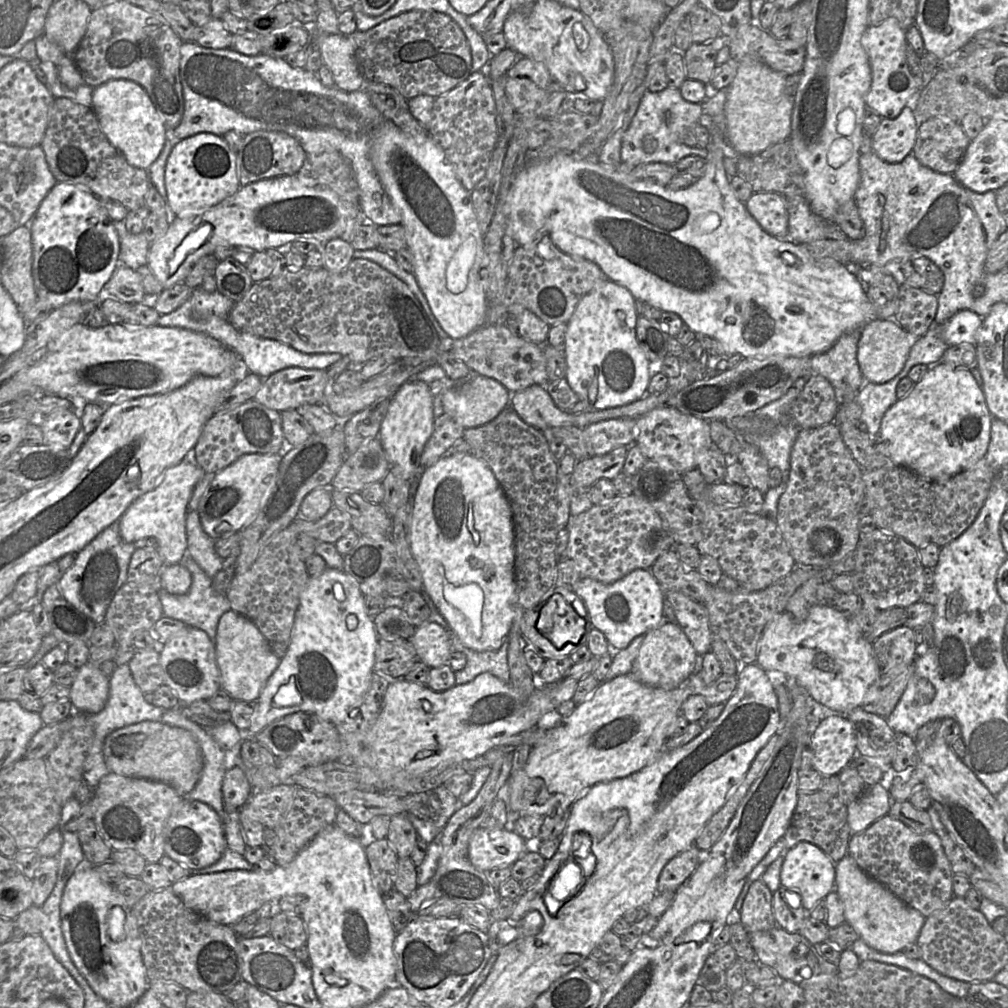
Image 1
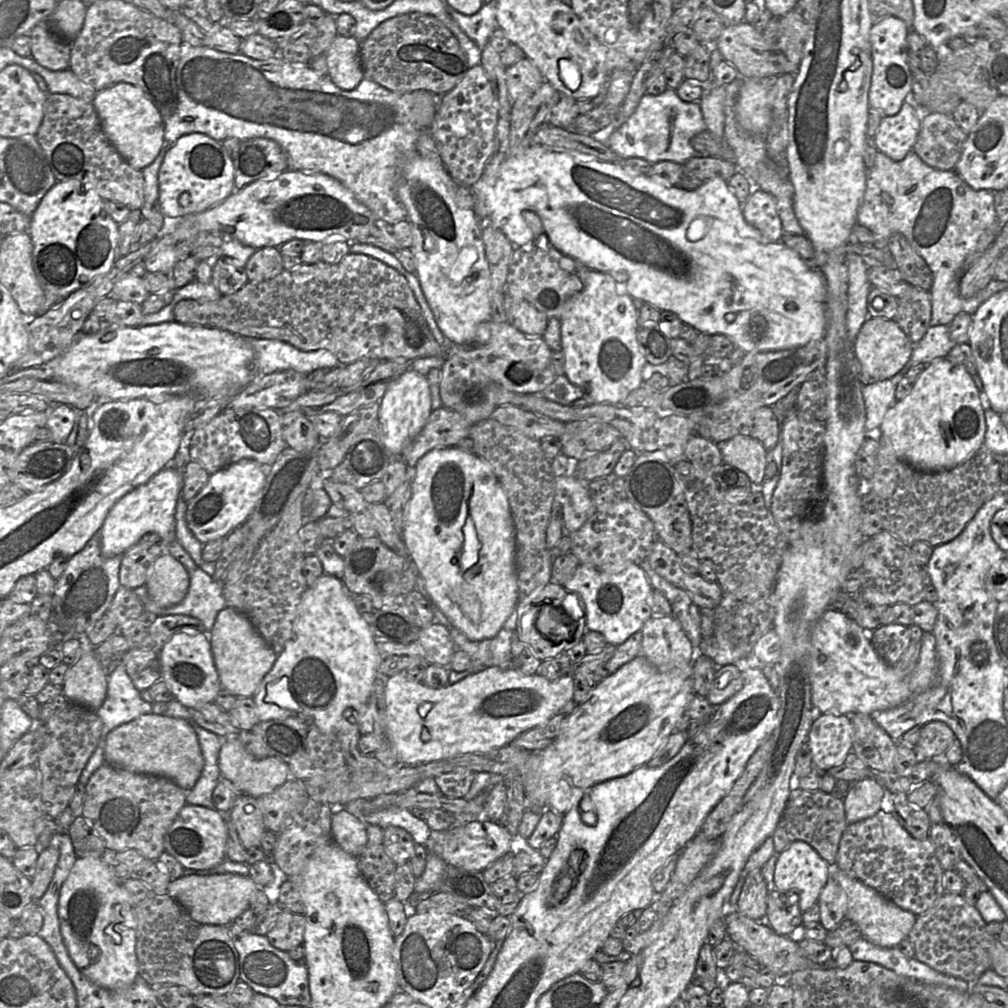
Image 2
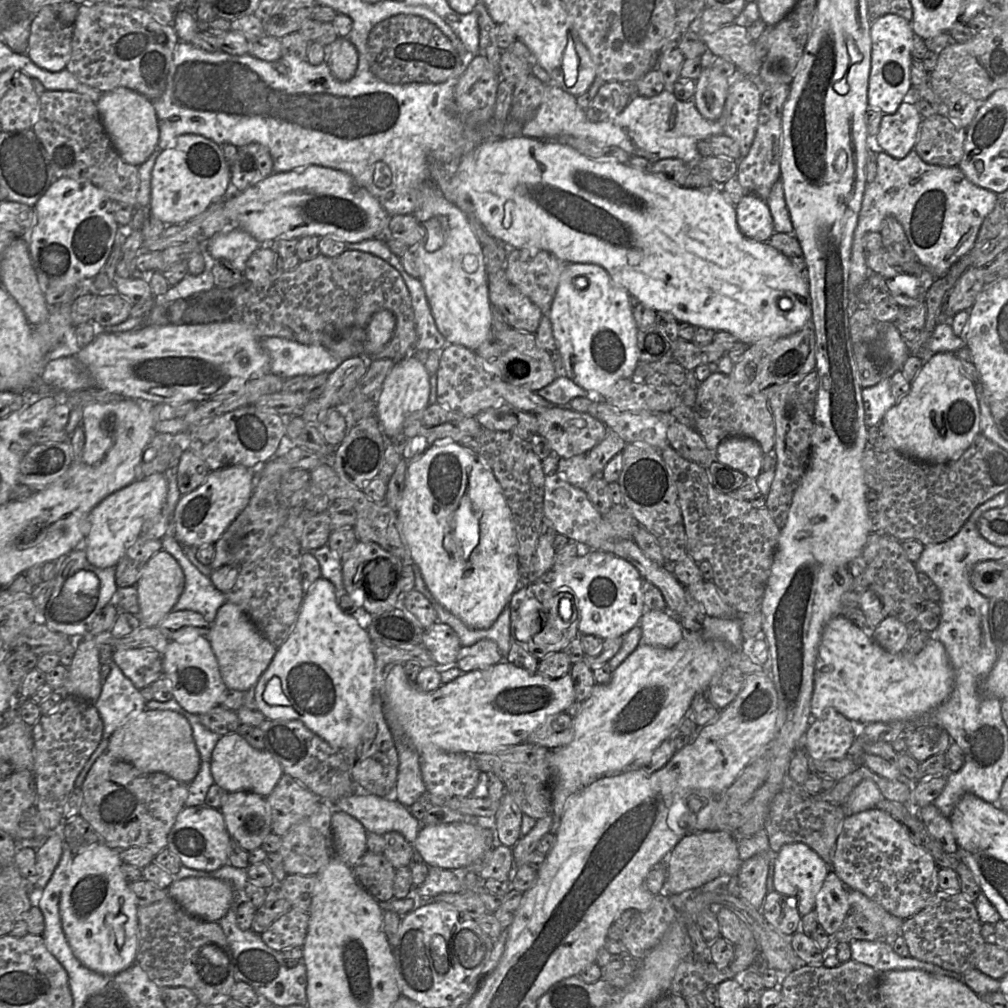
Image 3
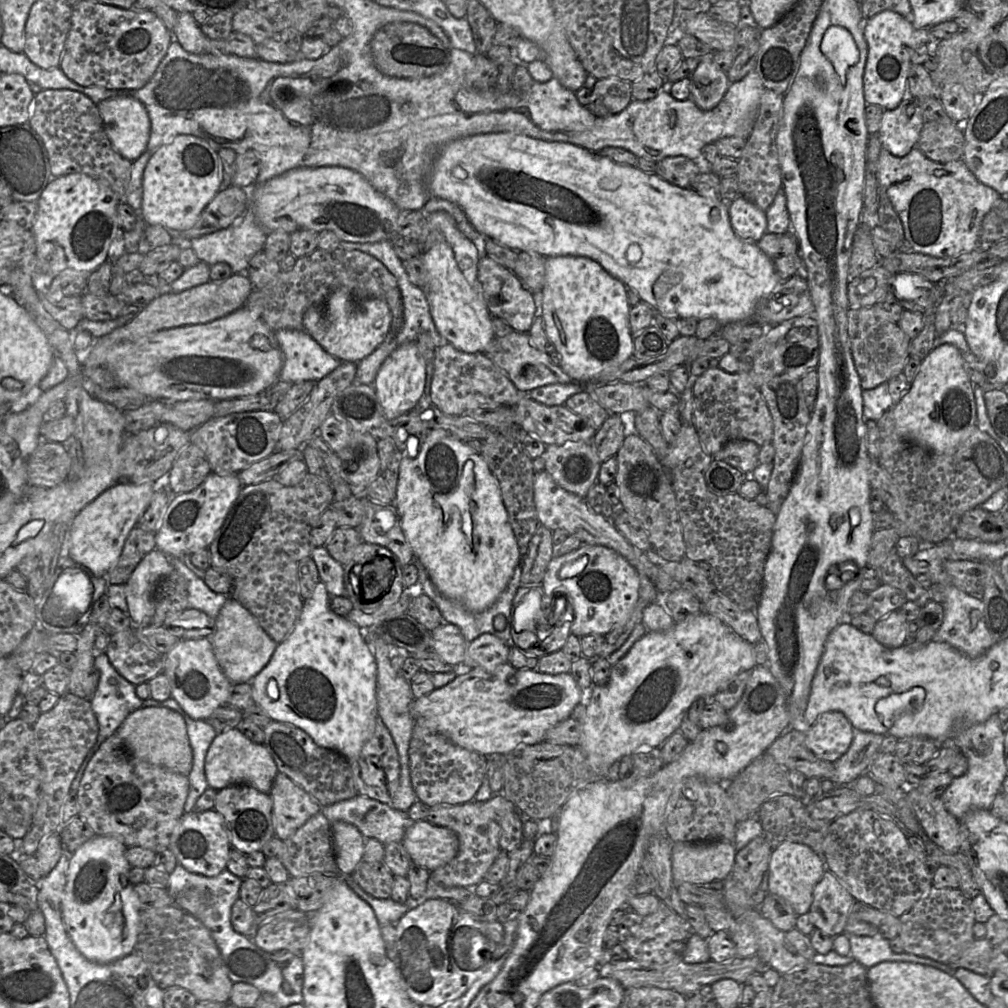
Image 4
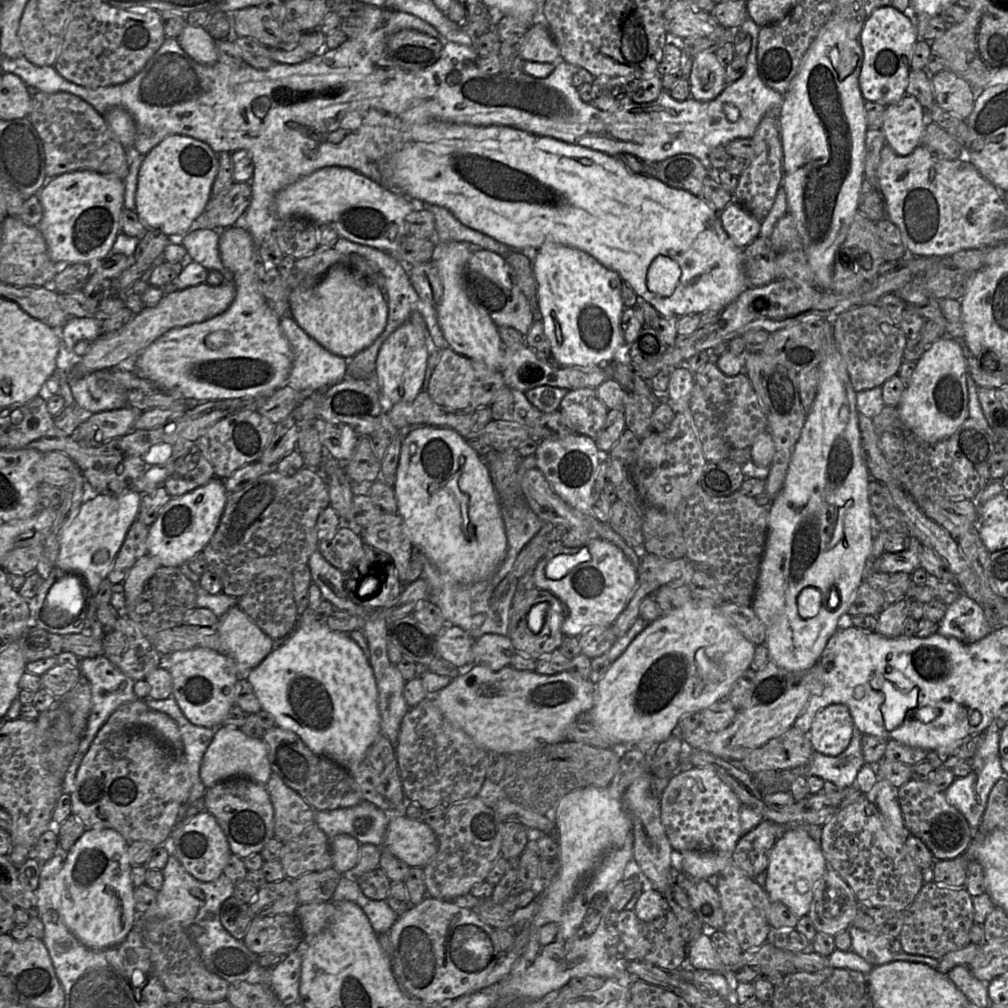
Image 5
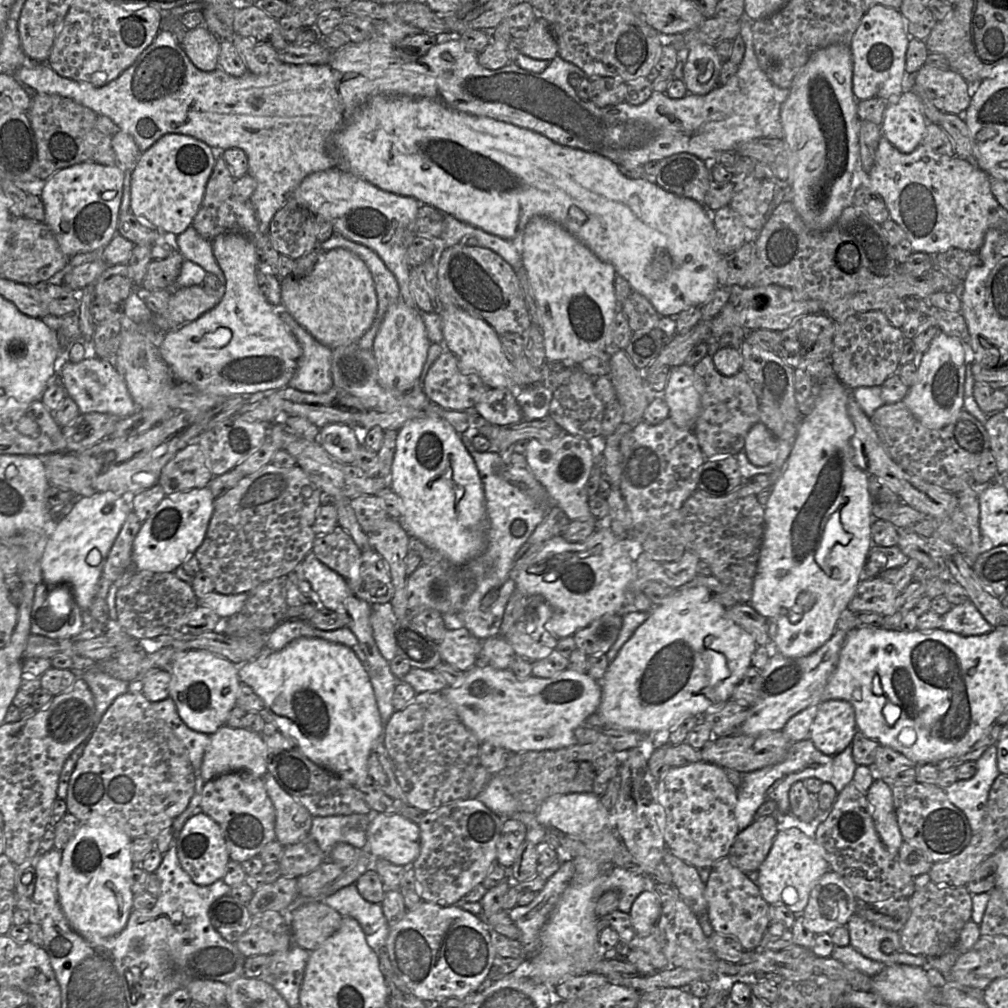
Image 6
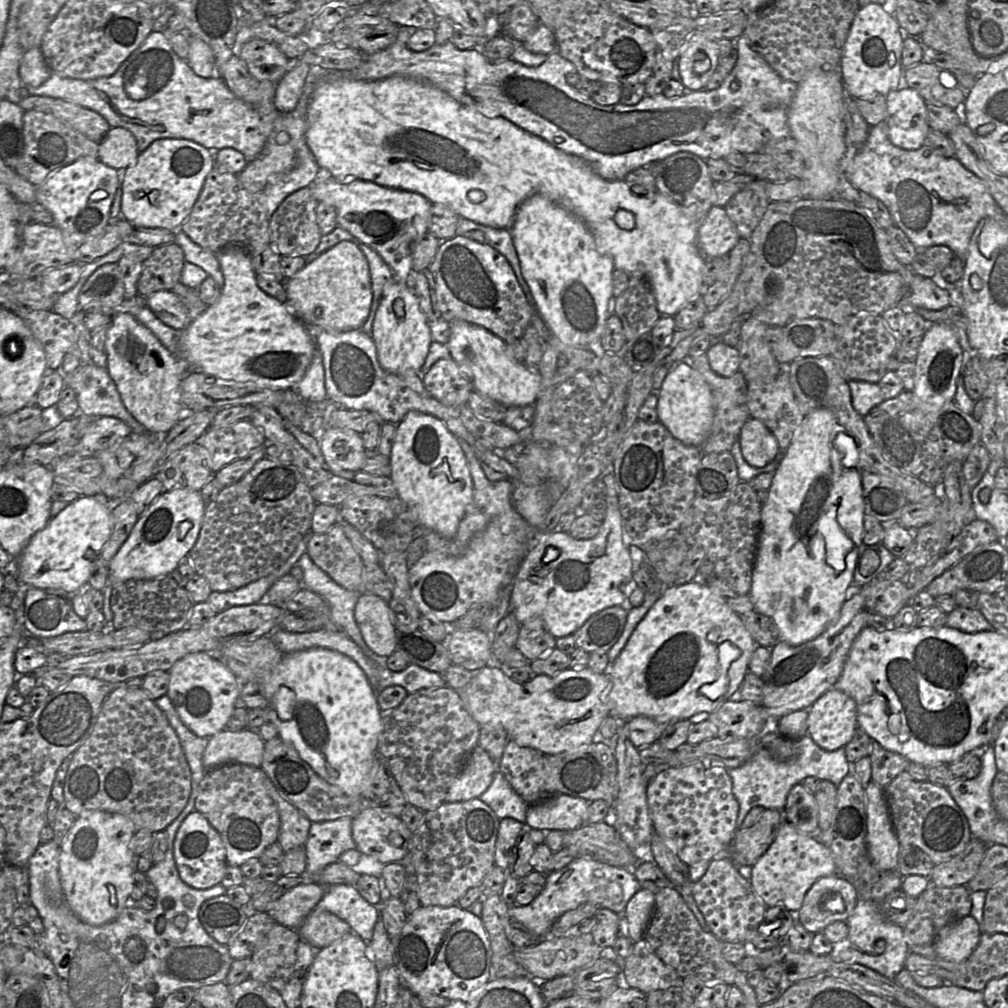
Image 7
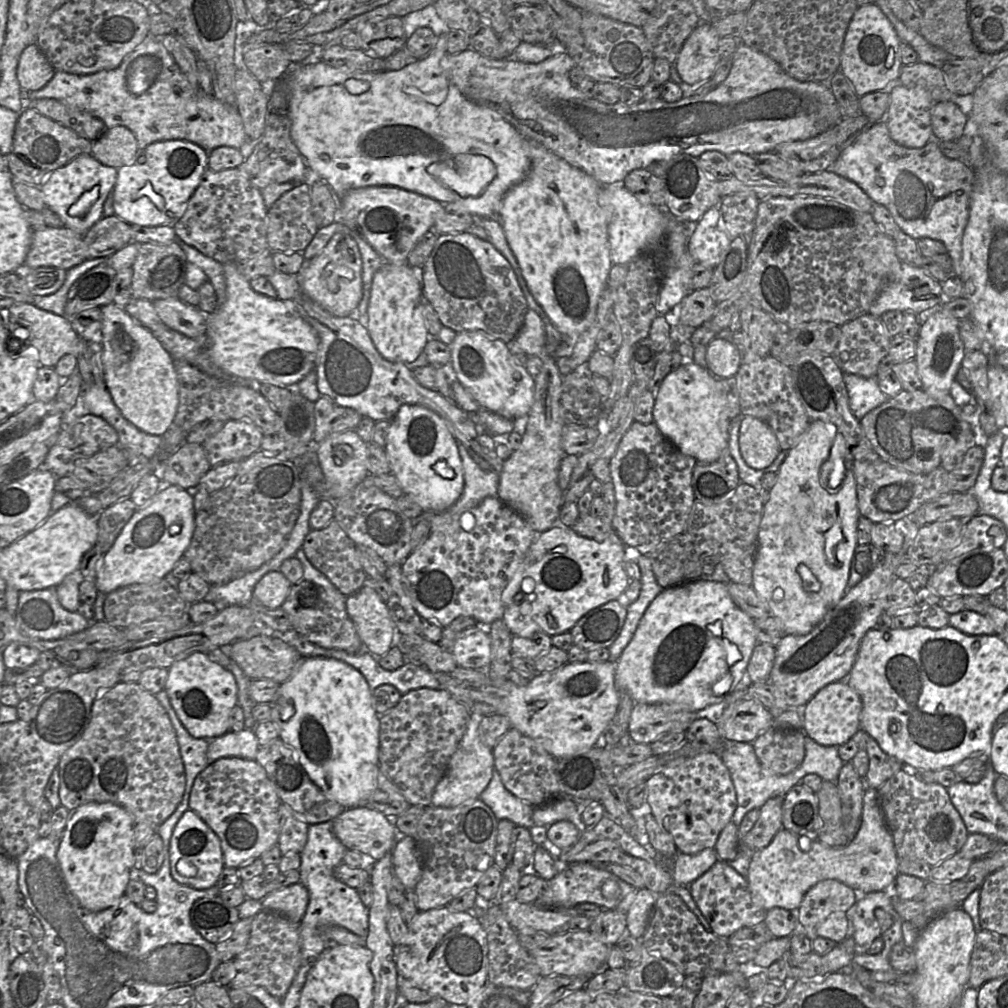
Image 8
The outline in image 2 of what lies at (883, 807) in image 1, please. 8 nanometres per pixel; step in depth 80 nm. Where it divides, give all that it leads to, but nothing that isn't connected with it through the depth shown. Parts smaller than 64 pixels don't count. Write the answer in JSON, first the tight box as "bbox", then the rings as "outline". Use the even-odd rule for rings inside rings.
{"bbox":[843,777,885,823],"outline":[[[869,777],[851,784],[843,797],[847,823],[874,816],[881,810],[884,795],[885,789],[876,778]]]}

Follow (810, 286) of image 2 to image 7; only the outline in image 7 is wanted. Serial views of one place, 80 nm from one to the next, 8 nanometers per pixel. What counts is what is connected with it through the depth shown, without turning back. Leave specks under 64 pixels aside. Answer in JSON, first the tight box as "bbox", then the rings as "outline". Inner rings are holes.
{"bbox":[306,75,707,317],"outline":[[[394,75],[376,81],[324,79],[319,81],[312,91],[306,120],[306,142],[309,149],[315,157],[319,167],[327,170],[330,176],[338,182],[345,182],[347,179],[352,178],[372,182],[389,189],[414,192],[422,195],[434,205],[443,205],[450,208],[462,218],[492,228],[504,229],[510,228],[517,209],[522,202],[533,195],[540,194],[563,206],[582,219],[592,231],[598,246],[613,259],[616,269],[625,271],[629,276],[640,276],[647,280],[654,293],[657,309],[661,316],[674,317],[689,301],[698,295],[703,294],[703,270],[707,258],[699,249],[697,242],[698,227],[700,223],[696,221],[695,218],[689,218],[679,205],[659,191],[647,192],[642,186],[630,187],[625,180],[605,180],[581,158],[555,148],[543,139],[522,130],[503,117],[487,116],[463,105],[444,91],[429,83],[400,75]],[[471,190],[482,191],[485,194],[485,199],[479,203],[470,201],[468,199],[468,193]]]}

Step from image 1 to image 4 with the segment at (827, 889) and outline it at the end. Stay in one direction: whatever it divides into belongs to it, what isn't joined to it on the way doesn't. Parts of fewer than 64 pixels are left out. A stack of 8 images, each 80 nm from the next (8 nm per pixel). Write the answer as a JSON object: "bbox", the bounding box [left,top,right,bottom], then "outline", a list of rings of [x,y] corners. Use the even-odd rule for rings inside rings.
{"bbox":[768,841,826,916],"outline":[[[784,841],[773,849],[769,869],[768,894],[785,899],[797,916],[807,914],[813,901],[816,884],[822,878],[826,866],[821,856],[805,844]]]}

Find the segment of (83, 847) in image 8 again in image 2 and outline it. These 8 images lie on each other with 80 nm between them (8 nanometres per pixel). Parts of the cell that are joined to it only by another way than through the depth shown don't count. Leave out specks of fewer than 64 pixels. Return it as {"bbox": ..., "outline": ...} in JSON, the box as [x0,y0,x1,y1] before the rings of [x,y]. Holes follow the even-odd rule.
{"bbox":[60,857,139,989],"outline":[[[78,857],[60,891],[65,945],[77,968],[94,984],[108,989],[131,986],[139,976],[137,919],[130,896],[102,857]]]}

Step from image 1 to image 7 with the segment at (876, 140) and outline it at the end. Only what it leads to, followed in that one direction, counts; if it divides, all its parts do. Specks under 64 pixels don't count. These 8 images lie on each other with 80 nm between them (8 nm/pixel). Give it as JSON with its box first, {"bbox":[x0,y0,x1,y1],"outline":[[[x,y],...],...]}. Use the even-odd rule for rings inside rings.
{"bbox":[883,83,930,150],"outline":[[[899,83],[899,88],[886,96],[886,117],[883,122],[889,140],[904,150],[917,150],[927,140],[930,129],[927,117],[927,103],[914,89]]]}

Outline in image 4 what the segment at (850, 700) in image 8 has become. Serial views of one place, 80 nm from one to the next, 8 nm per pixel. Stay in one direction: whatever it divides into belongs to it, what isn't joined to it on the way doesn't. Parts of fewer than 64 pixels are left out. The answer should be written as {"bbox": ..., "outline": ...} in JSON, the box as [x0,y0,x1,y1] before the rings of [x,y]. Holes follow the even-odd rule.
{"bbox":[806,711,855,762],"outline":[[[839,711],[822,713],[806,728],[806,745],[820,759],[834,762],[850,747],[855,729]]]}

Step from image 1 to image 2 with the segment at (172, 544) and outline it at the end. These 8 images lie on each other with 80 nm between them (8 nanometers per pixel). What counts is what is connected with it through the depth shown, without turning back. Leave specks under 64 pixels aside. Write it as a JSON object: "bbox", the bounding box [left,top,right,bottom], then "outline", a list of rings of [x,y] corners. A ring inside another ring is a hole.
{"bbox":[99,468,183,558],"outline":[[[164,468],[147,483],[119,499],[109,511],[99,532],[101,554],[105,558],[123,555],[147,533],[159,534],[164,546],[176,540],[175,510],[182,492],[183,476],[176,468]]]}

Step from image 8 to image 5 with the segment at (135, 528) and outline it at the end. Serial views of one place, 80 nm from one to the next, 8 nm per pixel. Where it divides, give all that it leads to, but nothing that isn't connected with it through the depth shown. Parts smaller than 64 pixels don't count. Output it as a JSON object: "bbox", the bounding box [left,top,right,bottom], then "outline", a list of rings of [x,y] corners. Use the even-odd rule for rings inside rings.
{"bbox":[147,477,228,567],"outline":[[[214,477],[201,487],[171,497],[149,527],[147,555],[158,558],[161,566],[180,567],[195,554],[203,551],[218,528],[228,494],[223,480]]]}

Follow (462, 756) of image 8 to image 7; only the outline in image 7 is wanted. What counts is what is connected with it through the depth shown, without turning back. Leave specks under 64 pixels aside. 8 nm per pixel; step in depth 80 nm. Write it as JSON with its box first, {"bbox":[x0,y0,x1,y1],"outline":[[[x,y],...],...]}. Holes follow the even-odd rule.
{"bbox":[445,745,497,802],"outline":[[[477,745],[466,759],[464,767],[449,787],[445,802],[464,802],[479,798],[490,786],[497,766],[488,753]]]}

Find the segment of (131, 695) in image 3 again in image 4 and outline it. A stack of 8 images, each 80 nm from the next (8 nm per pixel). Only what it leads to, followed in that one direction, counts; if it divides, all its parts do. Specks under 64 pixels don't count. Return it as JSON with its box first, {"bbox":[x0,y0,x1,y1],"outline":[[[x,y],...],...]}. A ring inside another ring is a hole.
{"bbox":[70,653,142,792],"outline":[[[96,653],[94,658],[94,669],[99,672],[99,681],[95,692],[90,698],[91,708],[96,716],[99,732],[94,746],[87,753],[83,763],[81,764],[70,788],[70,792],[77,792],[81,779],[83,777],[85,768],[91,760],[100,745],[111,735],[116,733],[118,727],[124,719],[134,710],[142,706],[142,699],[140,699],[135,692],[135,686],[122,677],[117,670],[112,666],[105,653]]]}

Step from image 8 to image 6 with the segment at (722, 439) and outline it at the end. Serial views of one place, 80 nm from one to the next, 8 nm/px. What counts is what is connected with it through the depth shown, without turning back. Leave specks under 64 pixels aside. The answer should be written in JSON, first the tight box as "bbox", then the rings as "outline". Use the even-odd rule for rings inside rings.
{"bbox":[662,362,701,430],"outline":[[[687,362],[671,368],[662,395],[669,407],[669,418],[679,428],[694,430],[701,408],[700,376]]]}

